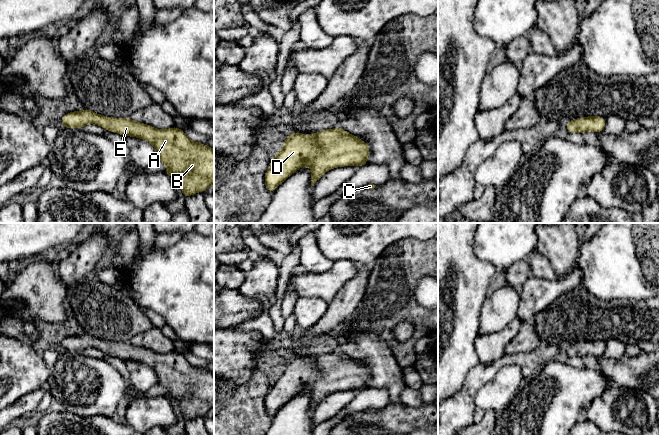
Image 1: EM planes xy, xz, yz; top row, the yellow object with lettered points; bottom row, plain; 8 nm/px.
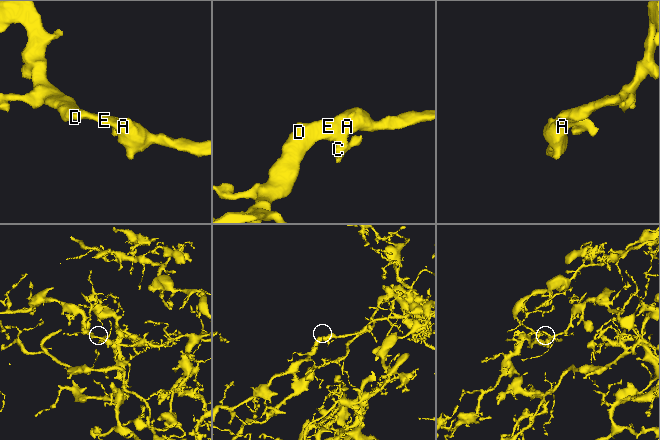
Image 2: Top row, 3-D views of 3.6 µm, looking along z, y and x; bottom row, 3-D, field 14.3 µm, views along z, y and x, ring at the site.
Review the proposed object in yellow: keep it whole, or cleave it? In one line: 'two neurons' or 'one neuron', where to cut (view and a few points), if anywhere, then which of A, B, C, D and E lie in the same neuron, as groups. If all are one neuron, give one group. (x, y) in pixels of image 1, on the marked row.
one neuron; cut none; groups A B C D E

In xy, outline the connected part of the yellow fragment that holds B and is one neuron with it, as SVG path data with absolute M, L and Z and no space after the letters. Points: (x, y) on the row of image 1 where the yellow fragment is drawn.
M88 109L69 112L61 119L61 126L66 128L80 129L87 124L96 124L124 137L133 136L151 143L157 151L158 160L167 166L165 173L169 178L175 176L179 179L184 198L197 192L205 192L209 186L214 185L214 149L203 143L191 141L184 131L176 126L159 130L145 123L133 121L130 117L106 117Z

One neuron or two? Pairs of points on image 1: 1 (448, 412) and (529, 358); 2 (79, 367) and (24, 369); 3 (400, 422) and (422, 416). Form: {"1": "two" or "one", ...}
{"1": "one", "2": "two", "3": "one"}

